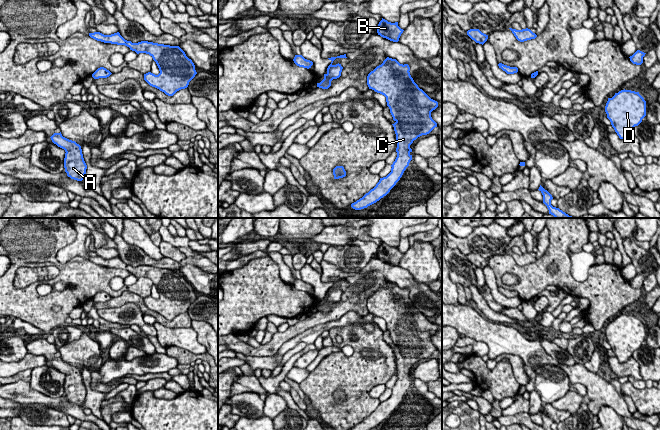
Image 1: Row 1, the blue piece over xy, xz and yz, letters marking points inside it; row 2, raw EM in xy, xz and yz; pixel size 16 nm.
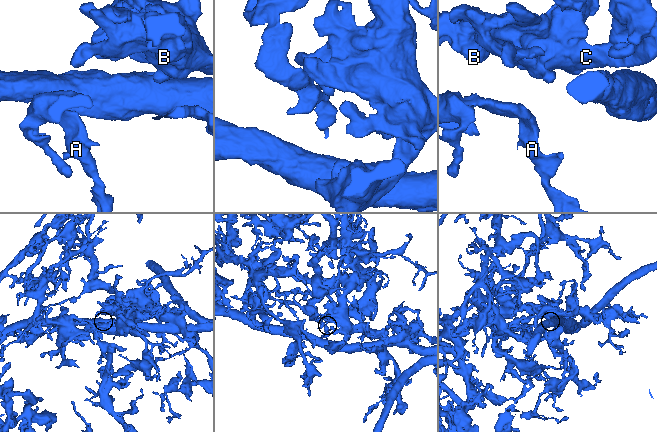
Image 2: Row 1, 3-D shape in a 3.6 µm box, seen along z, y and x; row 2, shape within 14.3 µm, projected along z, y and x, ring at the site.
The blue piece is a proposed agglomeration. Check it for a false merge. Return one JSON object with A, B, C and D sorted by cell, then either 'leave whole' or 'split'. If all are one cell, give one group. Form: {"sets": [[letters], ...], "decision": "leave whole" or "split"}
{"sets": [["A", "B", "C", "D"]], "decision": "leave whole"}

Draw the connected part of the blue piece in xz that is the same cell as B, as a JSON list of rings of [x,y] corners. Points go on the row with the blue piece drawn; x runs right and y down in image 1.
[[[383,19],[379,22],[377,27],[377,33],[383,38],[386,38],[393,42],[398,42],[403,29],[398,26],[398,22],[391,23]]]

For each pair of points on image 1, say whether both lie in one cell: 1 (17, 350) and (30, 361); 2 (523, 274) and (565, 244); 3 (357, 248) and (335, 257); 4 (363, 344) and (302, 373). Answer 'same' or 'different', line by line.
1: different
2: same
3: same
4: different

